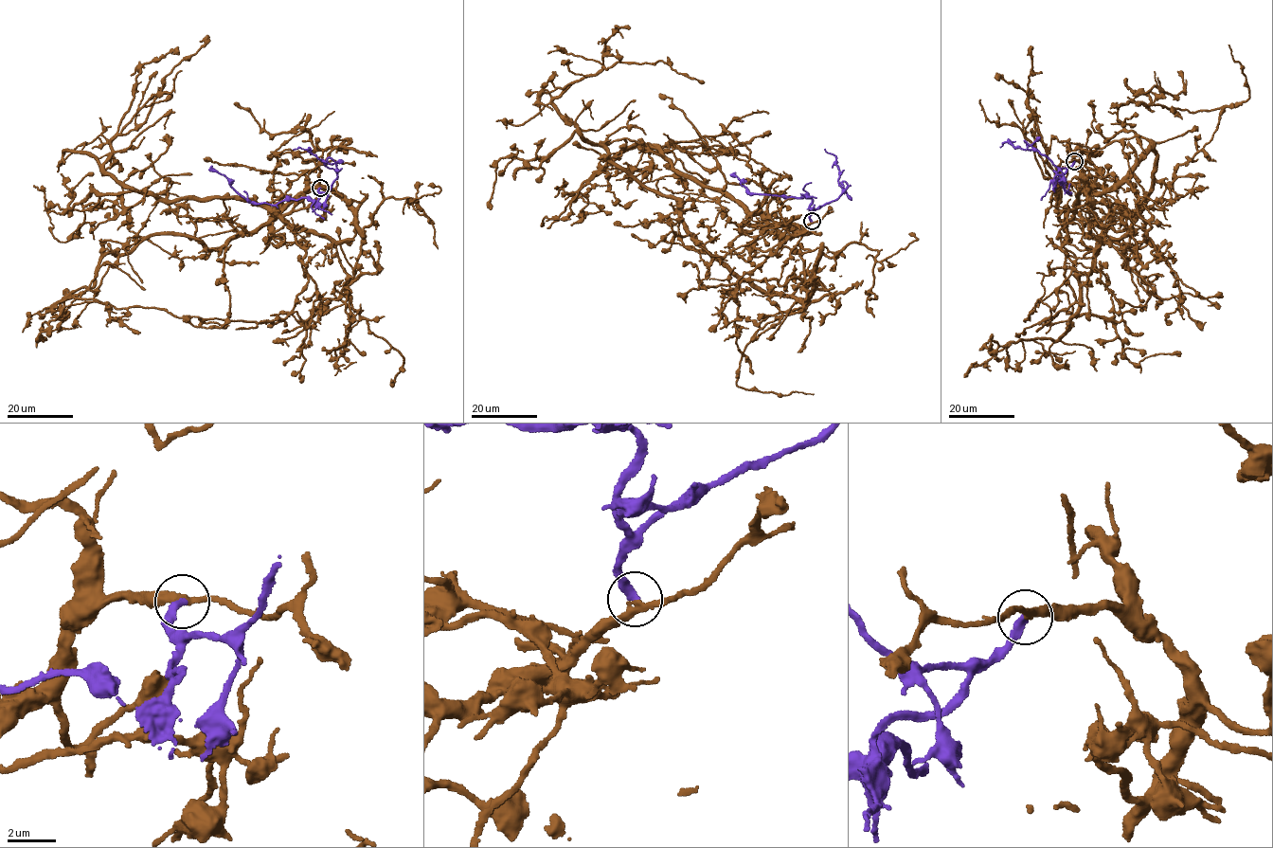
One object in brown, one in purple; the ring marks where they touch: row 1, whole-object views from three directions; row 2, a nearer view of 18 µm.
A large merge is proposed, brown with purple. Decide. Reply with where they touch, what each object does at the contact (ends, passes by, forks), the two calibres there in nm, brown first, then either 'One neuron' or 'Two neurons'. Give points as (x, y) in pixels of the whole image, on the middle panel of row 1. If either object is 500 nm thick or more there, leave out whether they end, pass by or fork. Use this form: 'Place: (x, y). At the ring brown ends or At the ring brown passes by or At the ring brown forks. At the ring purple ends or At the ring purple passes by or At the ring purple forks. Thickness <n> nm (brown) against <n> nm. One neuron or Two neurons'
Place: (812, 221). At the ring brown passes by. At the ring purple ends. Thickness 260 nm (brown) against 340 nm. One neuron

